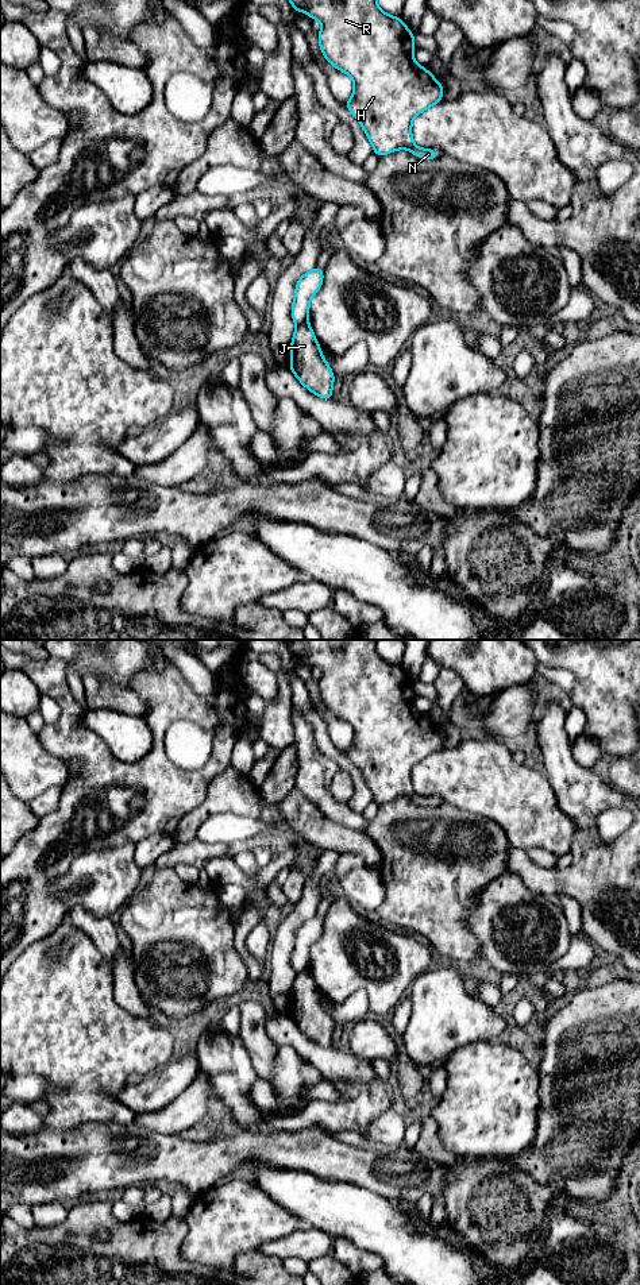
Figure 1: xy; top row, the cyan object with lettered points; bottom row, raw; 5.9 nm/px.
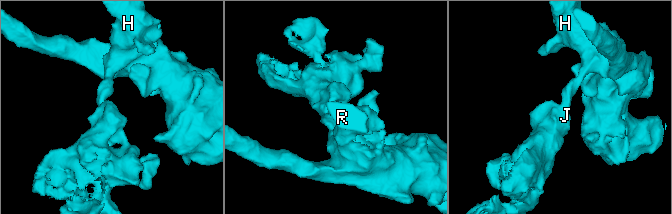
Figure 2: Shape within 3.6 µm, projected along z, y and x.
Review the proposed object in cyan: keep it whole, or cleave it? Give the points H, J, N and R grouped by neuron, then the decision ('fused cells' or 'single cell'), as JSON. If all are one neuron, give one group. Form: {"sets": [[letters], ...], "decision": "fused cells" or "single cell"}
{"sets": [["H", "N", "R"], ["J"]], "decision": "fused cells"}

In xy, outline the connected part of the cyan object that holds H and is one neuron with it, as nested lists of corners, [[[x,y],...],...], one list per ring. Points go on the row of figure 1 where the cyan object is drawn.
[[[289,0],[290,4],[293,5],[296,12],[305,12],[309,18],[320,20],[321,22],[321,30],[317,32],[319,34],[319,45],[321,54],[324,58],[338,70],[348,74],[352,81],[354,81],[354,92],[348,101],[344,104],[350,113],[361,123],[365,134],[367,135],[371,146],[373,146],[373,153],[377,154],[379,158],[389,154],[394,153],[397,150],[405,148],[409,150],[413,155],[421,159],[435,159],[440,155],[437,150],[431,150],[431,148],[421,148],[417,147],[413,142],[412,138],[412,121],[413,119],[420,115],[421,112],[427,111],[429,107],[443,101],[443,82],[437,82],[435,80],[435,76],[424,69],[421,65],[419,65],[413,59],[413,51],[416,49],[415,45],[415,35],[410,32],[410,30],[405,26],[401,18],[396,18],[392,15],[388,15],[383,12],[378,4],[377,0]]]

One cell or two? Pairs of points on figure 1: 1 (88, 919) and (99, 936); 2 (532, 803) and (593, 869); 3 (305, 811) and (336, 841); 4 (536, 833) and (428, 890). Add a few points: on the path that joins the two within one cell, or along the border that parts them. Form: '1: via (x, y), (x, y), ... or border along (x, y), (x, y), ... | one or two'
1: via (91, 923), (99, 932) | one
2: border along (565, 814), (573, 821), (575, 828), (571, 851) | two
3: via (313, 819), (328, 834) | one
4: border along (490, 819), (501, 828), (511, 845) | two

